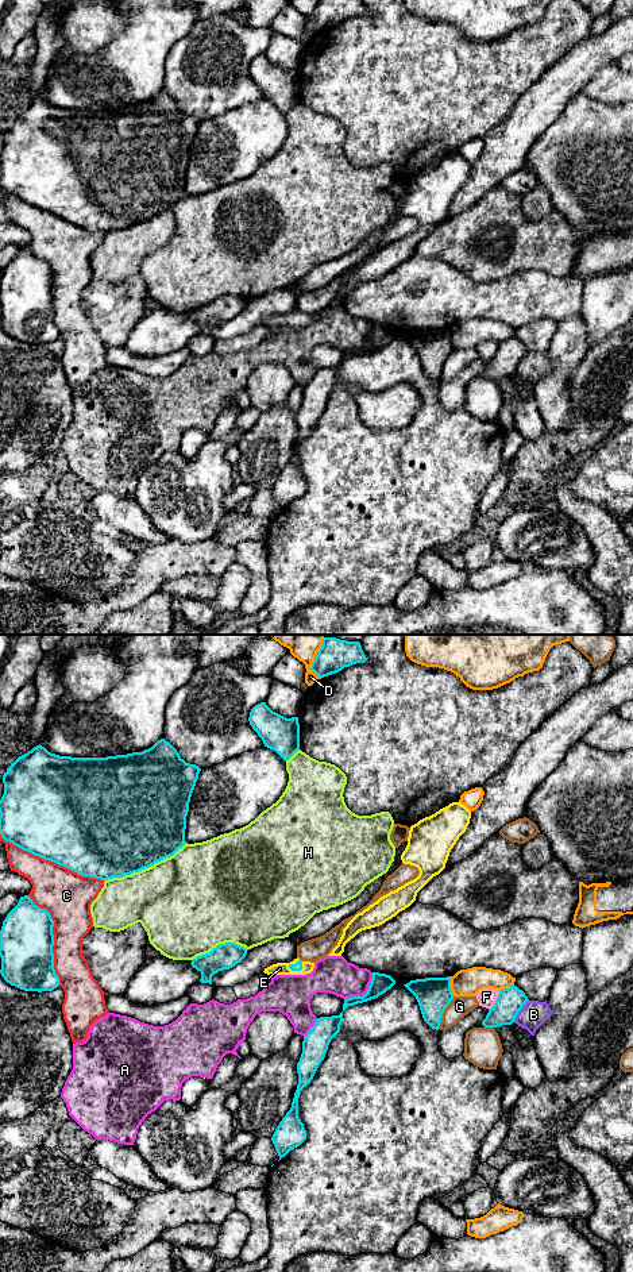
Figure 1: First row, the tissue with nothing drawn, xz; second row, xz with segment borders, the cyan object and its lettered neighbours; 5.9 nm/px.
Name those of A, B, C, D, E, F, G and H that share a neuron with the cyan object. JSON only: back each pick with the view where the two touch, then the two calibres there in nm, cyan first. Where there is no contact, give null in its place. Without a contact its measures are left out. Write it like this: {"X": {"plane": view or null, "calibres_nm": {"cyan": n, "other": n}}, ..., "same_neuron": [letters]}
{"E": {"plane": "xz", "calibres_nm": {"cyan": 50, "other": 80}}, "same_neuron": ["E"]}

